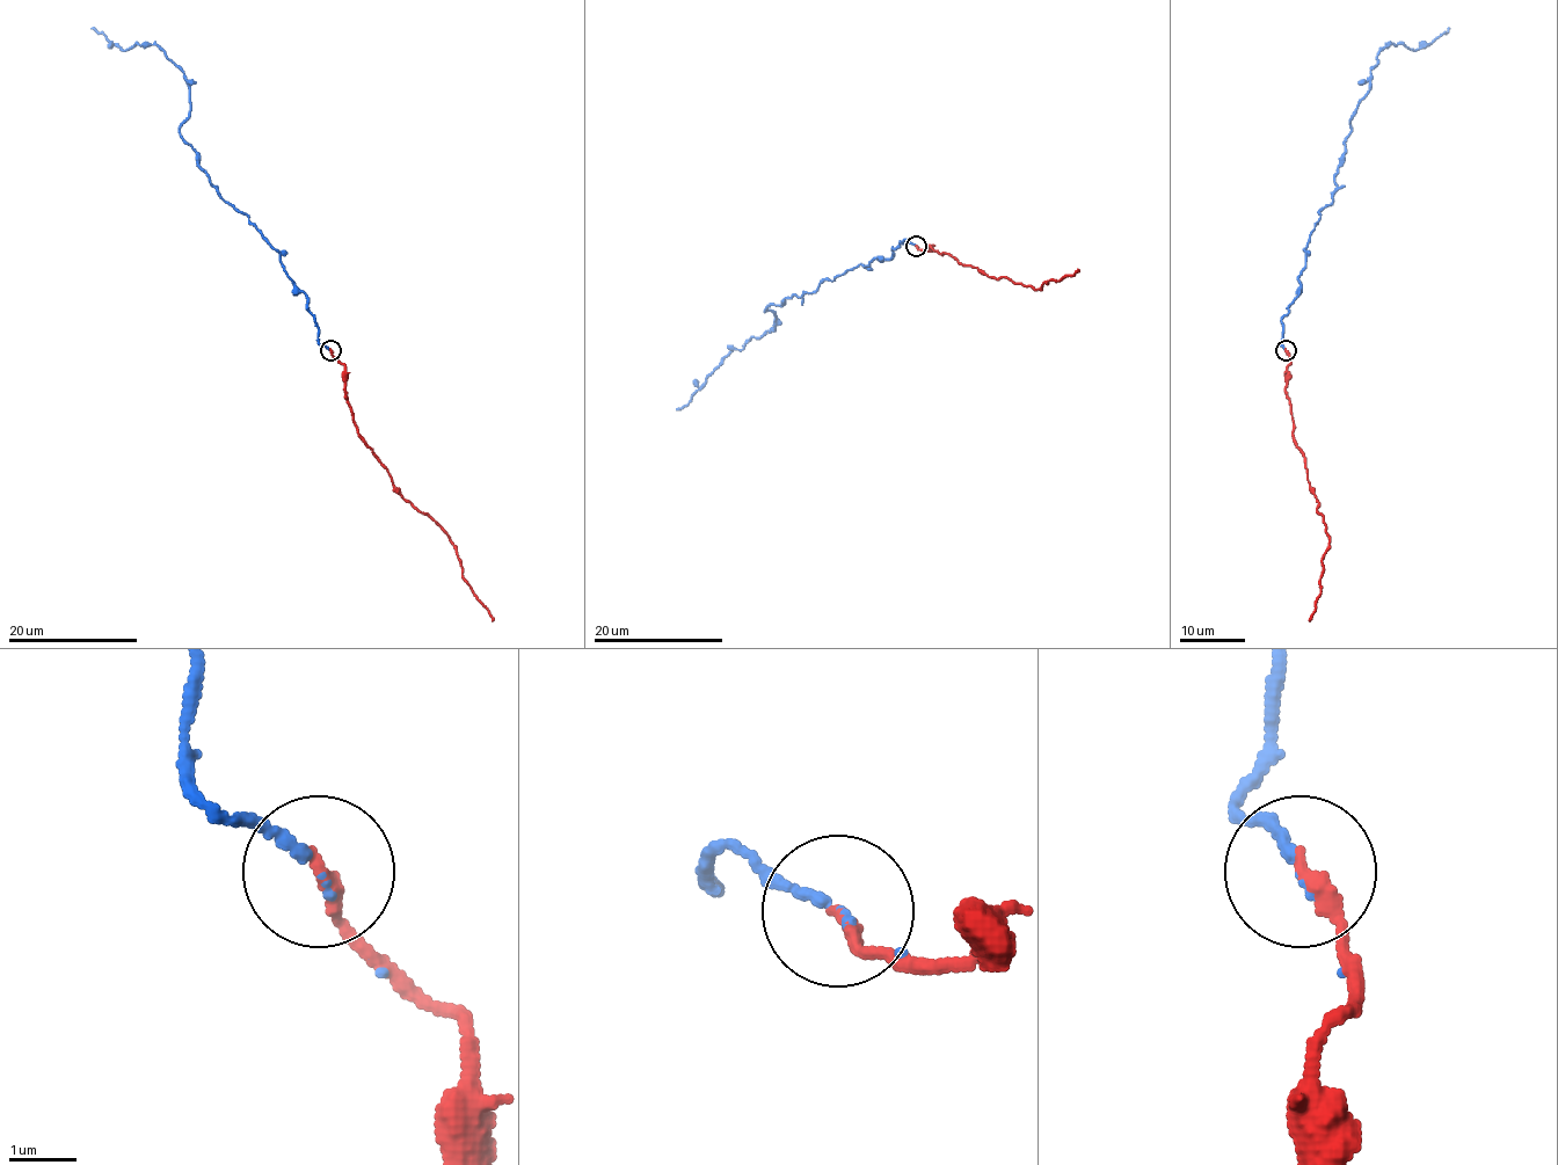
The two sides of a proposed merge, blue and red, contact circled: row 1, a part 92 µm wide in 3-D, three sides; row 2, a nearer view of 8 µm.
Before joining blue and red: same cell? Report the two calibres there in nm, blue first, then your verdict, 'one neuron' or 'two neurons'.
160 nm thick on the blue side, 240 nm on the other; one neuron

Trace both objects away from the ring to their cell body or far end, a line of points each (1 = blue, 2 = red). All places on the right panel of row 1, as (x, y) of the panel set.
1: (1286, 351), (1281, 320), (1378, 53), (1390, 44), (1415, 50), (1449, 28)
2: (1286, 351), (1293, 435), (1330, 538), (1309, 620)

